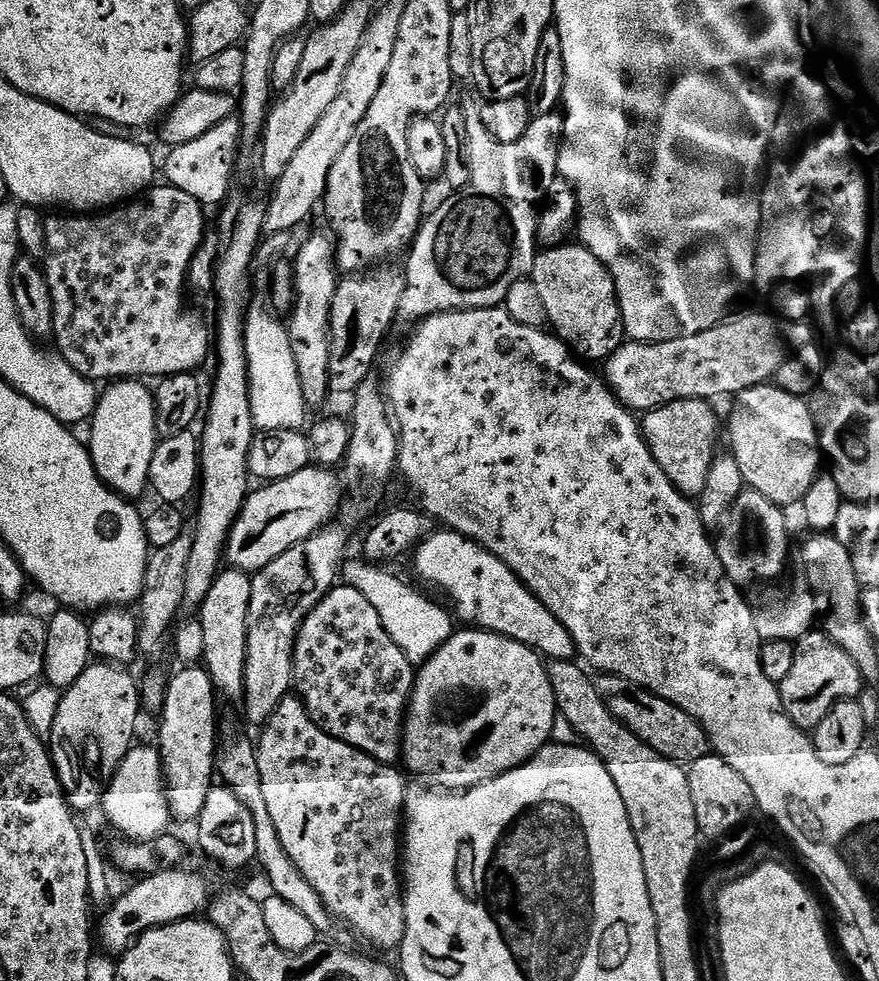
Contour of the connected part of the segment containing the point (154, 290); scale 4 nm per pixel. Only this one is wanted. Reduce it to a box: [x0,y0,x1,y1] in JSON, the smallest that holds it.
[42,186,210,382]

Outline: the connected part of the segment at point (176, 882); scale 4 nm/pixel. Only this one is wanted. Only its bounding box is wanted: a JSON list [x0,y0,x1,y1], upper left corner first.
[98,866,213,954]

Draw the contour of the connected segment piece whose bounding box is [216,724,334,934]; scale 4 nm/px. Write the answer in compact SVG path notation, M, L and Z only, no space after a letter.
M232 724L226 725L225 728L223 725L222 730L222 747L219 749L216 761L218 780L223 787L230 789L233 794L237 795L245 803L246 810L250 810L250 814L253 815L254 830L257 835L255 861L264 870L273 895L290 903L290 906L294 906L300 914L305 915L313 923L317 933L324 934L330 924L333 924L333 917L328 908L321 902L321 896L302 878L301 872L294 866L282 846L281 839L278 838L274 821L271 820L270 812L267 809L266 797L262 795L262 774L258 770L258 754L253 741L250 742L246 737L240 736L239 728Z

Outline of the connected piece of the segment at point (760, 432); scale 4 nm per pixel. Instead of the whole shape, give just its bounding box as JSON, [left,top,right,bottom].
[728,382,822,505]

